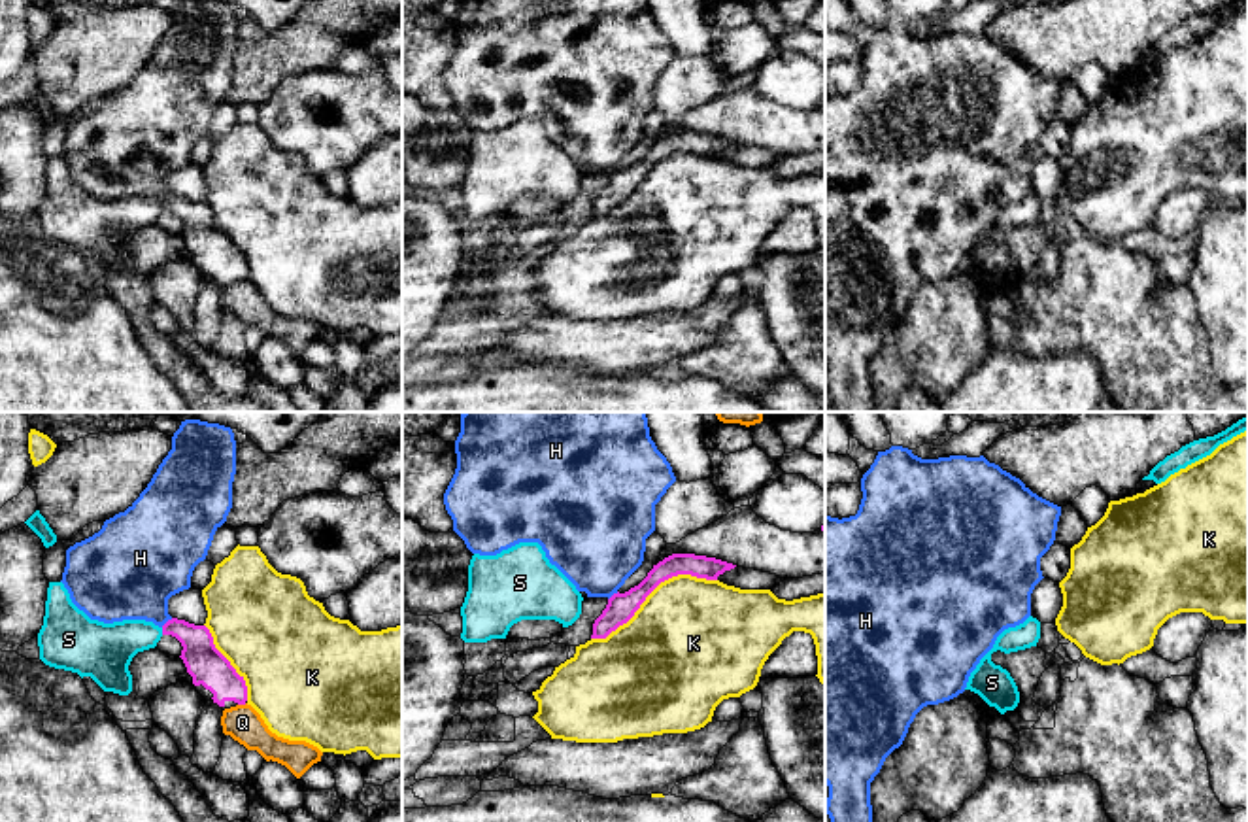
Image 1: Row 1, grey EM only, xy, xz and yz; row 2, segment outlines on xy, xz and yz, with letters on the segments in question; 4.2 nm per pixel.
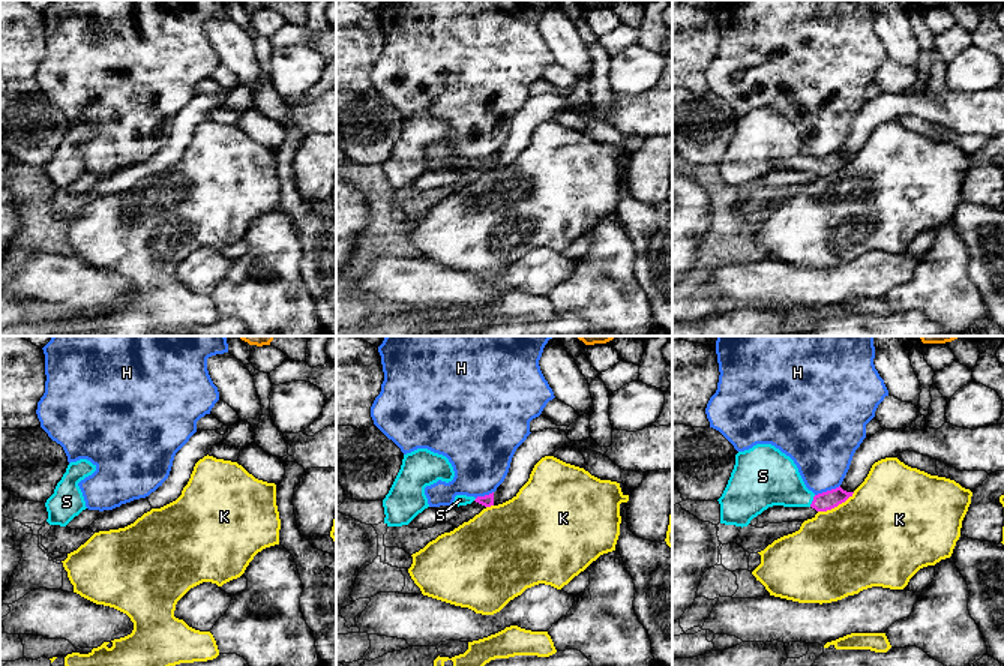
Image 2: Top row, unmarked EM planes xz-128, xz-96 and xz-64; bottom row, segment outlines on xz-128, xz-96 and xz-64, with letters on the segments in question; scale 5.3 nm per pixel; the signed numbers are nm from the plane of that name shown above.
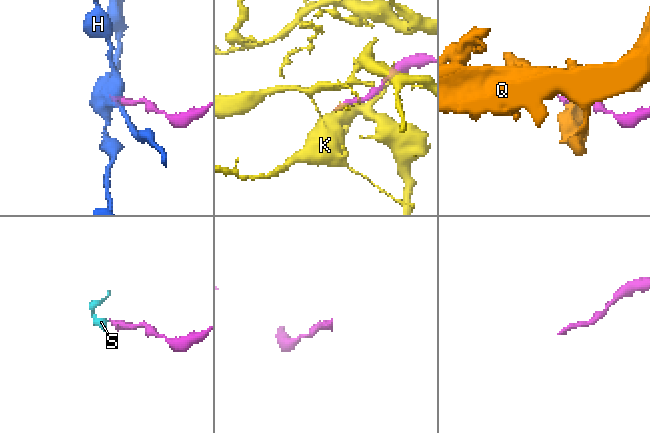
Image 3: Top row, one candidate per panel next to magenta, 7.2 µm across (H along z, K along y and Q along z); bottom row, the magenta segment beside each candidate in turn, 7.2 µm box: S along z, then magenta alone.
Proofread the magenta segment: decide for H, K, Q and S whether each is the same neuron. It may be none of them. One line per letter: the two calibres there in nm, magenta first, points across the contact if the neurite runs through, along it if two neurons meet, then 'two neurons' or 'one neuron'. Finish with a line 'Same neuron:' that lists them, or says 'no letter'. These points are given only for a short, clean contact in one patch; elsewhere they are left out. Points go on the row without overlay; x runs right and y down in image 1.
H: 160 nm thick on the magenta side, 380 nm on the other; border along xy (172, 195), (161, 203); two neurons
K: 120 nm thick on the magenta side, 480 nm on the other; two neurons
Q: 160 nm thick on the magenta side, 160 nm on the other; two neurons
S: 160 nm thick on the magenta side, 220 nm on the other; runs through xy (206, 242), (178, 206), (163, 208), (131, 212), (108, 225); one neuron
Same neuron: S

